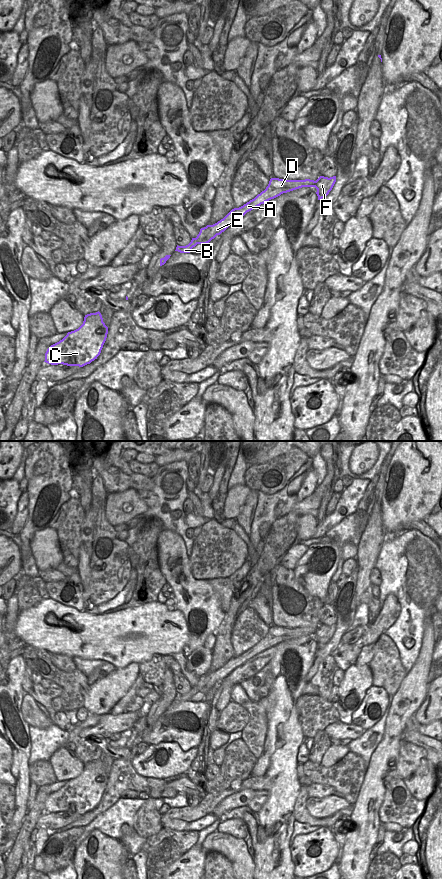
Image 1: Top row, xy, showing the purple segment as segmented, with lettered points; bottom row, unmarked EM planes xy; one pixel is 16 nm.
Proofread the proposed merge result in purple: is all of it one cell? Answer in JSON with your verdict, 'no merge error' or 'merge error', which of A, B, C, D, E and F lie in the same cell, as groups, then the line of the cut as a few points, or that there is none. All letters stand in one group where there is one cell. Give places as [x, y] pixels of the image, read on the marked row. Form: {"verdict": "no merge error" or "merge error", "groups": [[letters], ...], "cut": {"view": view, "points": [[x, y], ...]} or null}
{"verdict": "merge error", "groups": [["A", "B", "C", "D", "E"], ["F"]], "cut": {"view": "xy", "points": [[319, 178], [315, 187]]}}

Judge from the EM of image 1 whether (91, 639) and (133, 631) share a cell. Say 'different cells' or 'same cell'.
same cell

